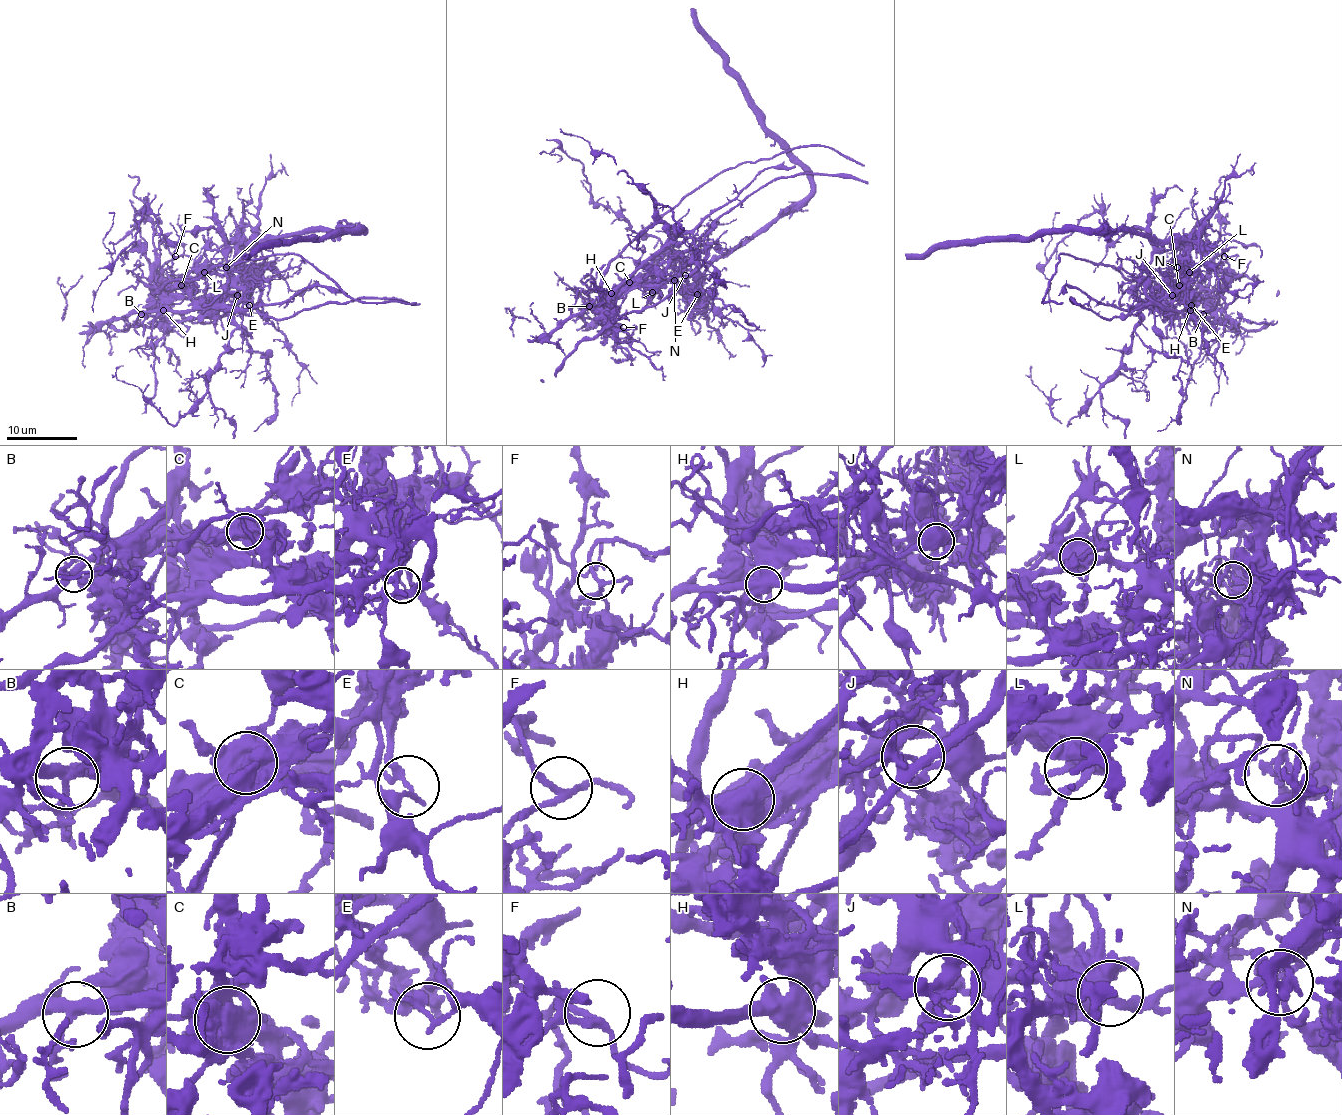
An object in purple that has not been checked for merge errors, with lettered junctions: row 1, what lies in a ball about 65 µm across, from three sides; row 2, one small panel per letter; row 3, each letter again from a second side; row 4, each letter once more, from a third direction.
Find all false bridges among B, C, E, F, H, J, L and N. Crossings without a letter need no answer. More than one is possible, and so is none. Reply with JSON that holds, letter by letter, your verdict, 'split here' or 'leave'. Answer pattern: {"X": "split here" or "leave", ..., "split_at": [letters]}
{"B": "split here", "C": "split here", "E": "split here", "F": "leave", "H": "split here", "J": "split here", "L": "leave", "N": "split here", "split_at": ["B", "C", "E", "H", "J", "N"]}

